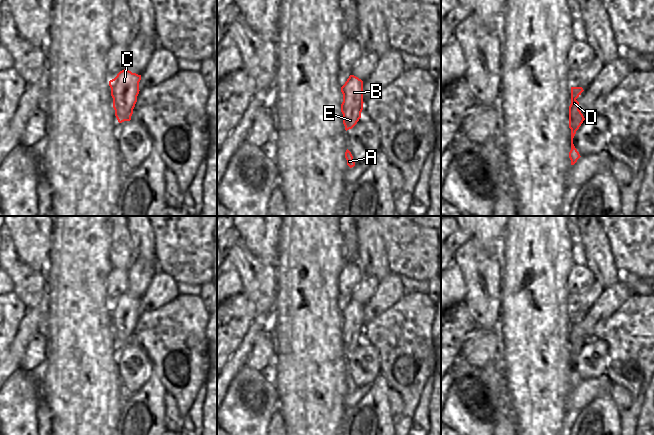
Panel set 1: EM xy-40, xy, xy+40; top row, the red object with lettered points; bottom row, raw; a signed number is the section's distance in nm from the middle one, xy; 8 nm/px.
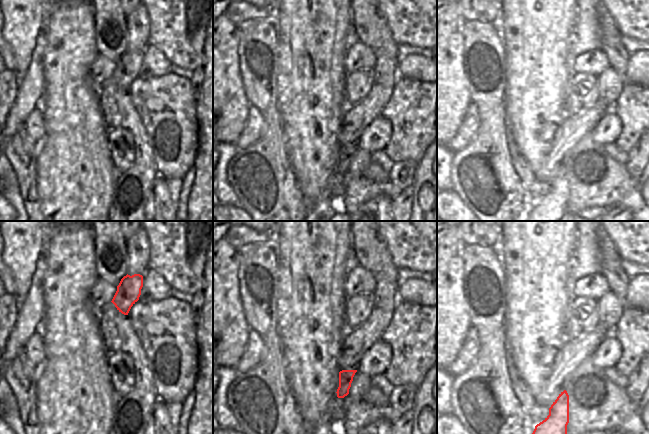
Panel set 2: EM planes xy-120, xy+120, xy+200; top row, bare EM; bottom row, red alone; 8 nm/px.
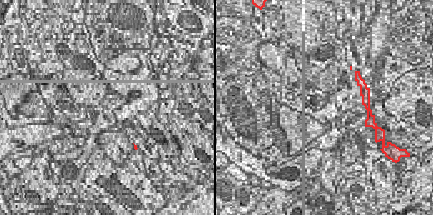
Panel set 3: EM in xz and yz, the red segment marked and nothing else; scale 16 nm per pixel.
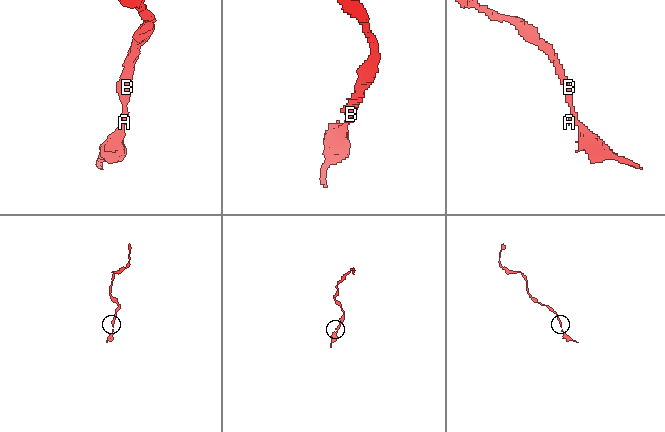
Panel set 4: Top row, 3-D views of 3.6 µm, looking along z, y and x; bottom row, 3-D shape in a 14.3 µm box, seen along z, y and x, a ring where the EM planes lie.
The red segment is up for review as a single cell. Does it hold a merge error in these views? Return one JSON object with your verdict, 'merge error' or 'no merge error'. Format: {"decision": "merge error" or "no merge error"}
{"decision": "no merge error"}

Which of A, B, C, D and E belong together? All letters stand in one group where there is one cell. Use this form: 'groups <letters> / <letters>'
groups A B C D E

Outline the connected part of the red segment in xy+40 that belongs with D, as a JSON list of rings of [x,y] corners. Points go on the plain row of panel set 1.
[[[571,311],[571,328],[569,330],[569,352],[571,353],[571,374],[569,376],[569,382],[571,384],[571,389],[574,389],[581,381],[573,368],[573,362],[576,355],[585,344],[583,338],[579,334],[579,326],[576,324],[583,315],[582,311]]]

